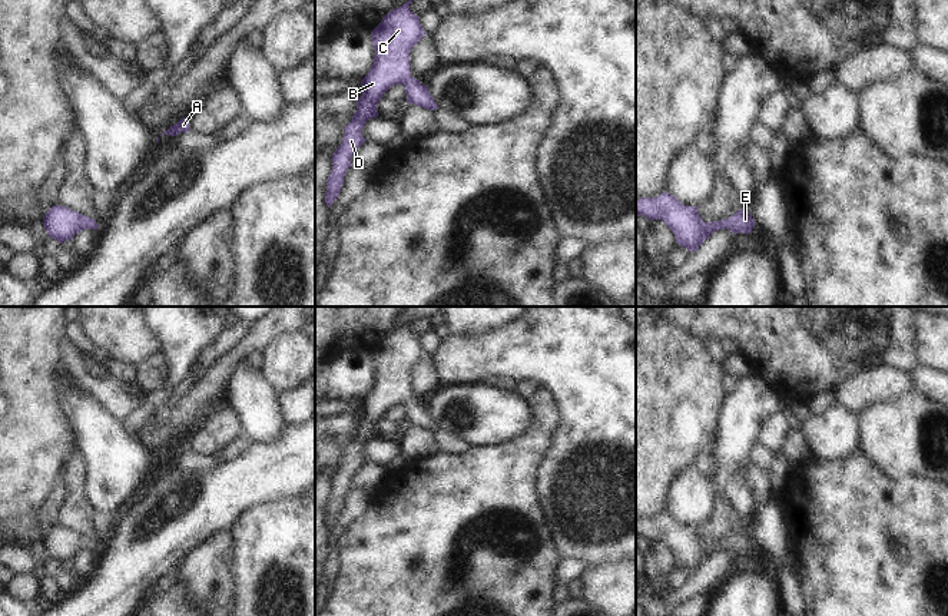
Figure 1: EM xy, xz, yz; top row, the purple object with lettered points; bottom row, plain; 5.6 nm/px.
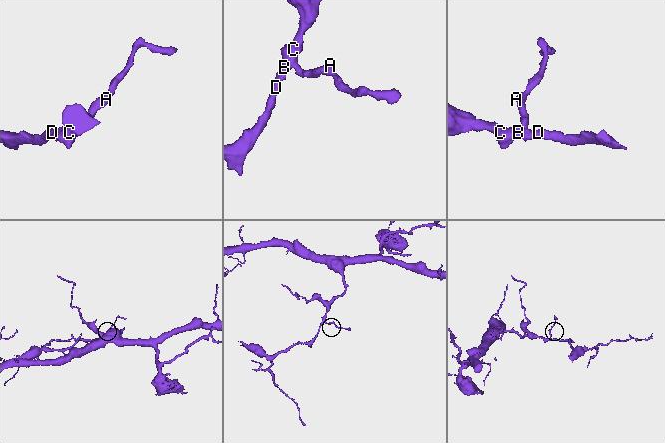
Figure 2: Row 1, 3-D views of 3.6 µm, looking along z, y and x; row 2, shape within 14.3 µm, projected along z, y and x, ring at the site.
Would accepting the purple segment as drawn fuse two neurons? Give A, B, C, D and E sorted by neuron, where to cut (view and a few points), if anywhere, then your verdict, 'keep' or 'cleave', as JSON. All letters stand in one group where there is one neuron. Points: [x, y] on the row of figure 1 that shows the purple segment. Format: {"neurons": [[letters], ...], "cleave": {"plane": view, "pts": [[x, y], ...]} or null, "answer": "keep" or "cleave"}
{"neurons": [["A", "B", "C", "D", "E"]], "cleave": null, "answer": "keep"}

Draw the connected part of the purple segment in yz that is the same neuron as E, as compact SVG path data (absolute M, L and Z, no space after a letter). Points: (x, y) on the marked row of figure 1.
M667 192L656 198L636 199L636 215L643 215L650 221L663 221L673 232L676 242L690 252L696 252L715 231L725 228L733 234L748 235L755 226L746 209L737 211L727 219L703 222L697 206L685 206Z

